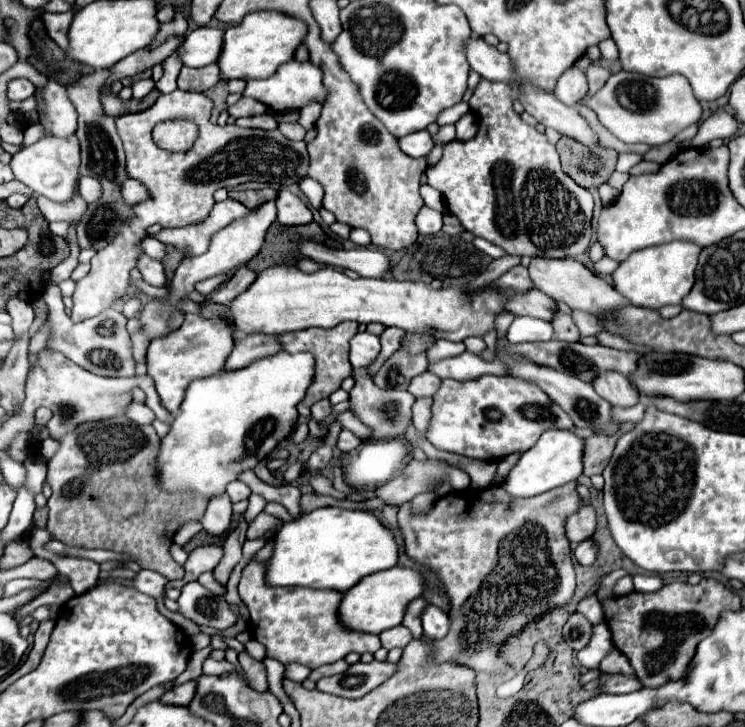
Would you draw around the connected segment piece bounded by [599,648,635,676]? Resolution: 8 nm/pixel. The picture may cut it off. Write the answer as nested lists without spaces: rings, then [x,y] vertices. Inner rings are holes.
[[[611,648],[609,656],[599,664],[599,670],[605,672],[605,674],[607,672],[623,672],[627,676],[635,676],[633,670],[631,670],[631,666],[629,666],[629,662],[627,662],[627,658],[617,648]]]

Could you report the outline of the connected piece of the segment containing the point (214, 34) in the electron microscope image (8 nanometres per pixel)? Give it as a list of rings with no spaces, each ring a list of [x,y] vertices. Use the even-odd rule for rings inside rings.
[[[201,26],[185,34],[181,46],[177,48],[177,56],[185,66],[201,68],[217,60],[221,44],[223,44],[223,30]]]

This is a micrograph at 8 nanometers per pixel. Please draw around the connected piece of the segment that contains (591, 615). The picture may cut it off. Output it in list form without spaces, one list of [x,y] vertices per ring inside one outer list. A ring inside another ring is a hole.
[[[595,596],[583,598],[583,600],[579,602],[577,610],[583,612],[591,624],[601,624],[601,622],[603,622],[603,606],[601,606],[601,602],[599,602]]]

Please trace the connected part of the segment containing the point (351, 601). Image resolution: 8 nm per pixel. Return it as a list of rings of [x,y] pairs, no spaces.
[[[395,566],[391,570],[375,572],[371,576],[365,576],[359,584],[355,584],[355,588],[349,588],[343,594],[343,600],[339,604],[339,622],[354,631],[379,635],[384,630],[401,624],[407,602],[421,596],[421,592],[423,580],[415,570]]]

